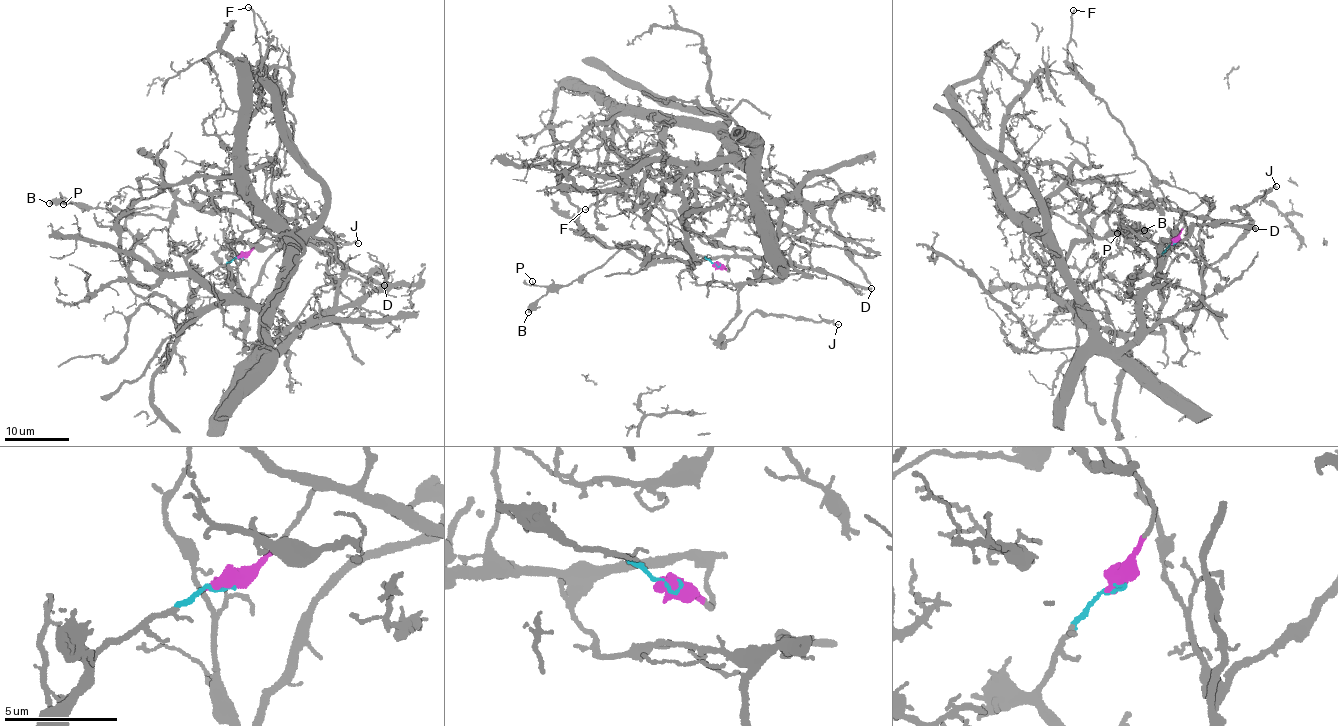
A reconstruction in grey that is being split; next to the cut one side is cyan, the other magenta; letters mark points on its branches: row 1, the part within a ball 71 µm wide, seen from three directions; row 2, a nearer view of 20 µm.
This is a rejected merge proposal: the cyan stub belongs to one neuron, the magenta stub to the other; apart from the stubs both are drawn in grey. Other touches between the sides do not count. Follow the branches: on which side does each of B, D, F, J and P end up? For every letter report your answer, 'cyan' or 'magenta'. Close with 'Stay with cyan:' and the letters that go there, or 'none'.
B: magenta
D: magenta
F: magenta
J: cyan
P: magenta
Stay with cyan: J

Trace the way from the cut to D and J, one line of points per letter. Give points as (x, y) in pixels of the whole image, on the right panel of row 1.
D: (1174, 243), (1184, 221), (1174, 208), (1173, 211), (1180, 208), (1183, 213), (1255, 228)
J: (1174, 243), (1158, 332), (1082, 325), (1122, 347), (1188, 328), (1248, 229), (1232, 209), (1277, 187)

